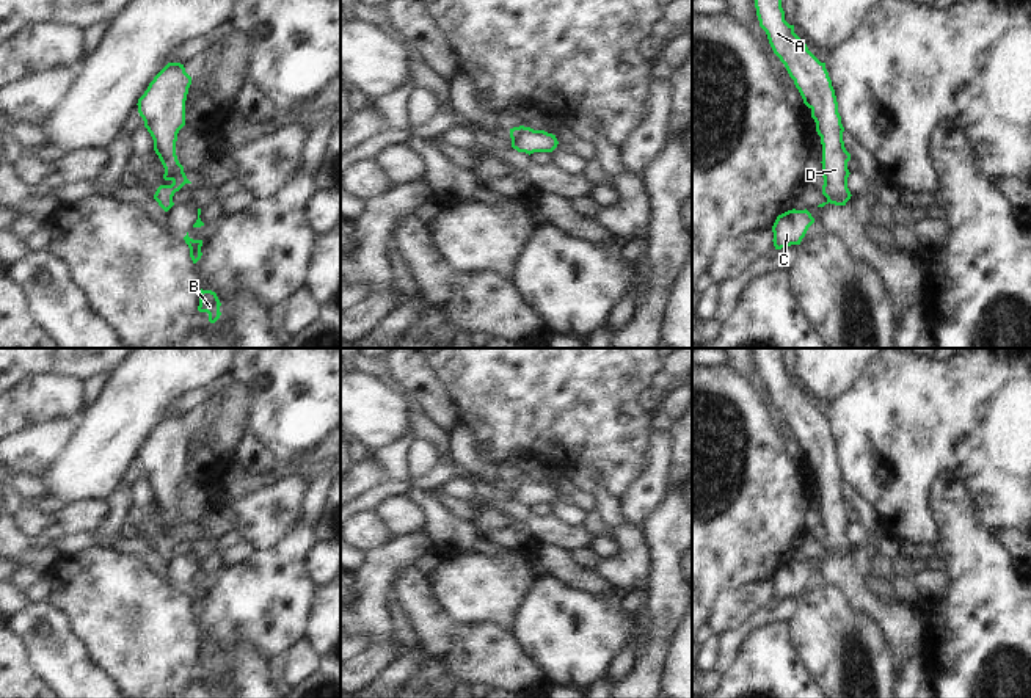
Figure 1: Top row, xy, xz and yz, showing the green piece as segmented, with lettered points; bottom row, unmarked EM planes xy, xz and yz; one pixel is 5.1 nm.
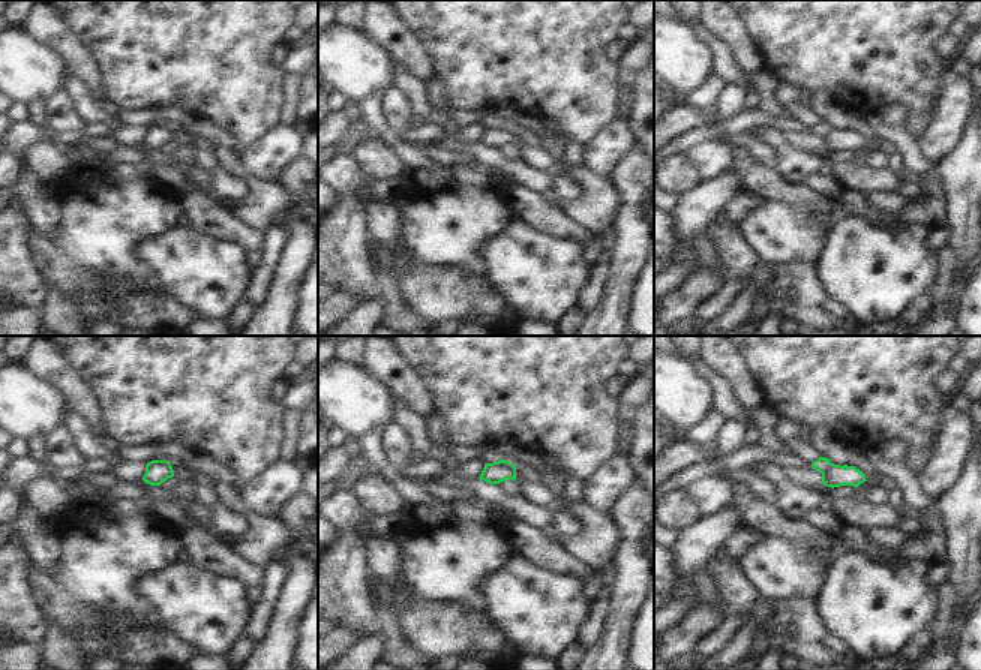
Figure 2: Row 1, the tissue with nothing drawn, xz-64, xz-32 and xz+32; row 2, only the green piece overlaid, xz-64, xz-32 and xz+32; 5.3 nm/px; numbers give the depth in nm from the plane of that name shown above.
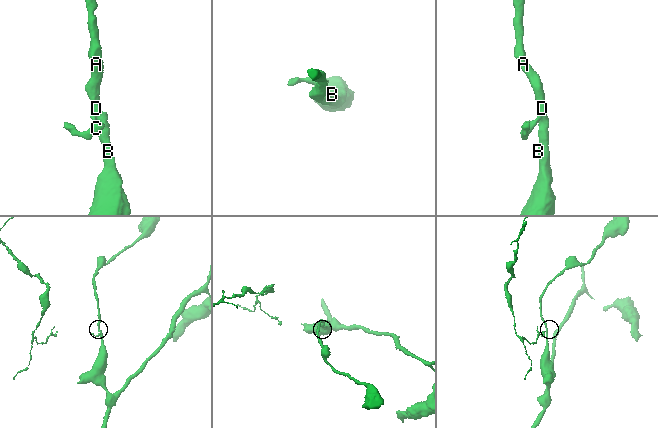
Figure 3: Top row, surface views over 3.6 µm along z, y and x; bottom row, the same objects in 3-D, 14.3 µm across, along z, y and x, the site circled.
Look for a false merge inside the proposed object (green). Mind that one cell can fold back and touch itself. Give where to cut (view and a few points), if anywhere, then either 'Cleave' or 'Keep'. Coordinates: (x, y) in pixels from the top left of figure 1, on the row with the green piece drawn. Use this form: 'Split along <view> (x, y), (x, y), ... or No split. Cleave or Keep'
Split along xy (171, 184), (174, 192). Cleave.

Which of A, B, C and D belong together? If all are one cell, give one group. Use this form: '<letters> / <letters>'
A B D / C

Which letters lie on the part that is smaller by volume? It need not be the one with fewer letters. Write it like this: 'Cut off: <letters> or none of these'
Cut off: C

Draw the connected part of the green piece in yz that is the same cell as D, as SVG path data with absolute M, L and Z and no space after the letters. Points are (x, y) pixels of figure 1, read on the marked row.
M755 0L755 8L774 53L785 64L803 104L811 110L822 144L822 187L829 191L829 202L846 205L852 196L847 188L851 154L844 147L844 127L825 63L808 50L794 33L794 25L785 20L781 0Z

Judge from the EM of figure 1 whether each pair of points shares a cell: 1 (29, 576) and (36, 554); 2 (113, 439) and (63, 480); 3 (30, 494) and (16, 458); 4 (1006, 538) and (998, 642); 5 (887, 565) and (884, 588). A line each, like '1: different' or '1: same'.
1: different
2: same
3: different
4: different
5: different

